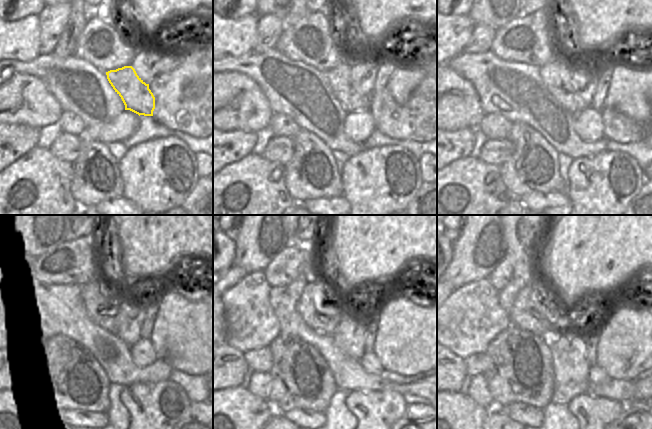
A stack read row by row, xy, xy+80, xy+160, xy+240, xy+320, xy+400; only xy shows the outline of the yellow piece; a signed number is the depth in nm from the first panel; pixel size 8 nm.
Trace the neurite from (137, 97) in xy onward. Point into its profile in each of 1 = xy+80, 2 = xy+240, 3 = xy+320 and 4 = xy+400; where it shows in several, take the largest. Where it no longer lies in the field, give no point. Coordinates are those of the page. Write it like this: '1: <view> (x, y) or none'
1: xy+80 (340, 78)
2: xy+240 (105, 307)
3: xy+320 (310, 305)
4: xy+400 (522, 314)

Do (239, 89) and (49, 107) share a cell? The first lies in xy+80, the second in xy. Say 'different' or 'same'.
same

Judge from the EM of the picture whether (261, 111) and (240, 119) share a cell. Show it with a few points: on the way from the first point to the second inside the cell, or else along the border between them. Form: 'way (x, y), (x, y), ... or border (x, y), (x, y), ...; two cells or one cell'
way (256, 113), (245, 114); one cell

